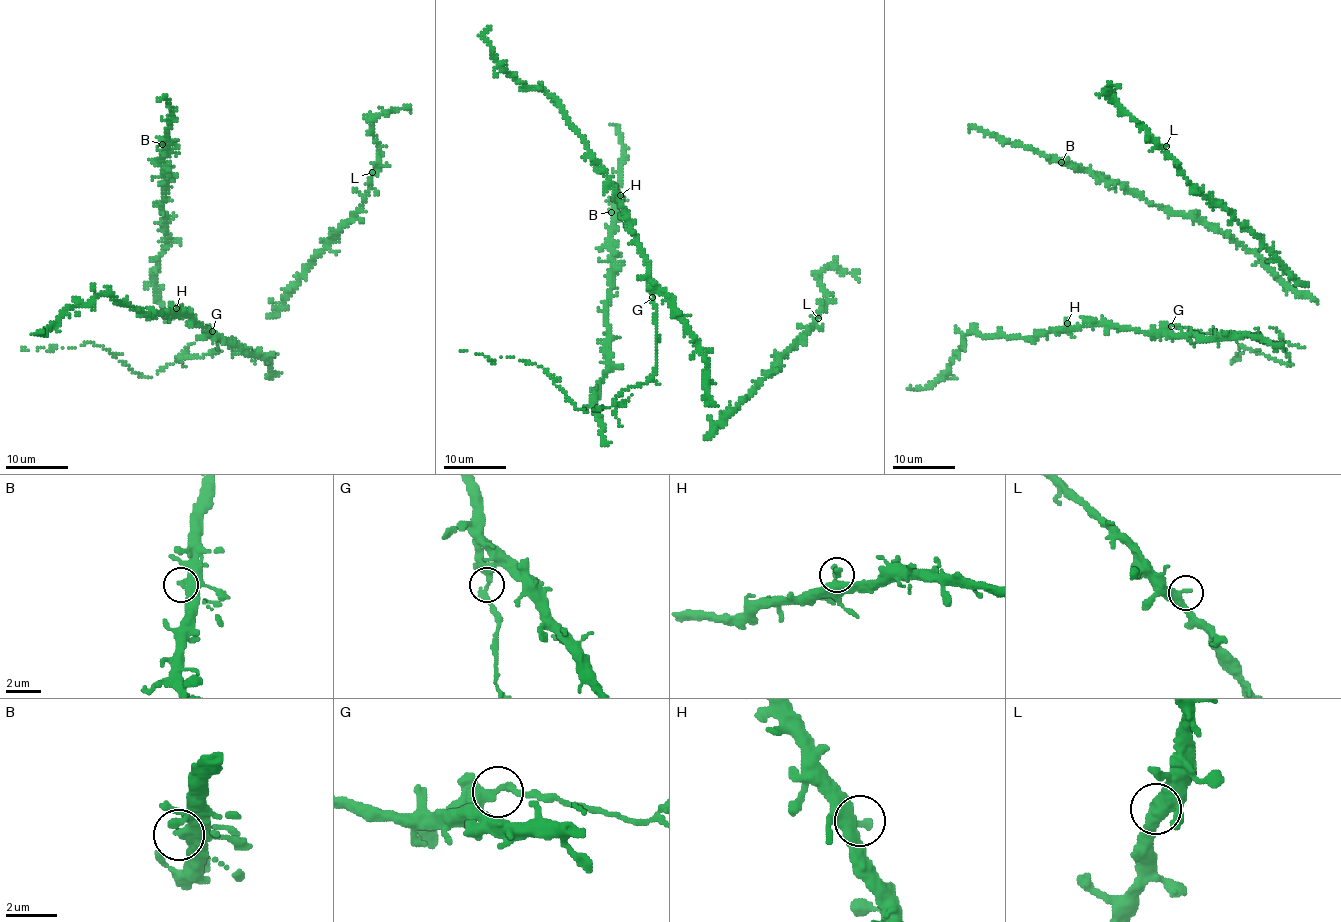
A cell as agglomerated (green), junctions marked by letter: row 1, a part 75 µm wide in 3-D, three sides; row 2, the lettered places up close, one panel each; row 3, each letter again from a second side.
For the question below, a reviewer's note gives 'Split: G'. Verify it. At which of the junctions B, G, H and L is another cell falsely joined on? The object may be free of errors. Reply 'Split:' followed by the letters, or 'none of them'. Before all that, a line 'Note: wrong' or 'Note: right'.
Note: right
Split: G

